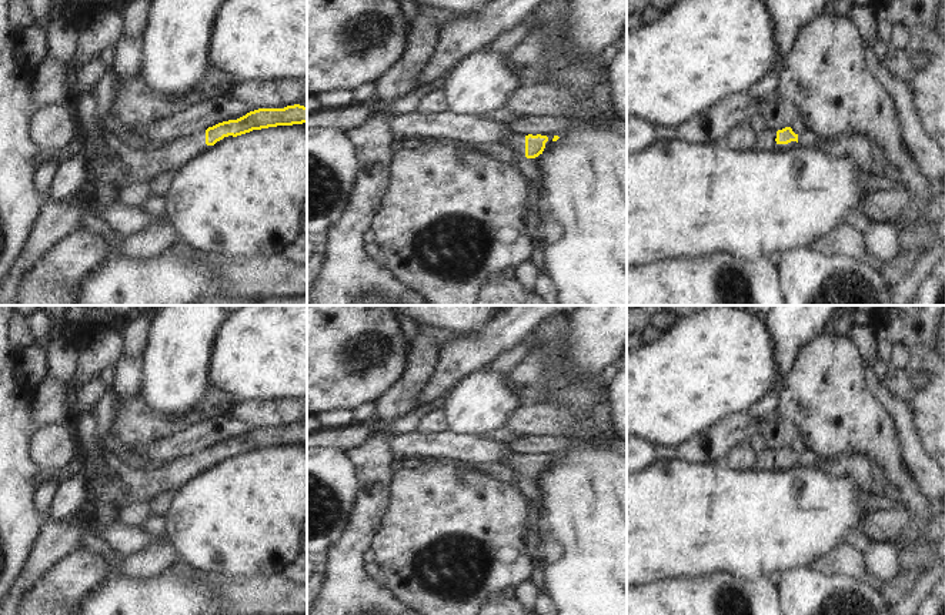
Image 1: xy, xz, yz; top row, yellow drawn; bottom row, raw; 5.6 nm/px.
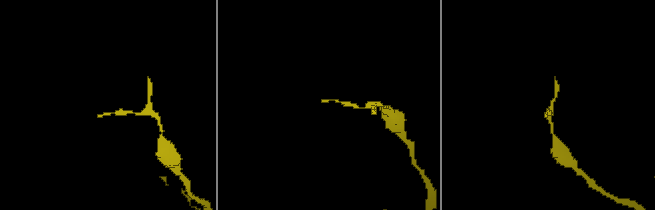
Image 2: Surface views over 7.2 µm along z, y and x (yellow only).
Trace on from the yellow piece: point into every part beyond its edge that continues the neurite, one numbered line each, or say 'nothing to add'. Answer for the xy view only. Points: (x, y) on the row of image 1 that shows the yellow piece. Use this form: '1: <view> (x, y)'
1: xy (139, 166)

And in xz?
1: xz (517, 143)

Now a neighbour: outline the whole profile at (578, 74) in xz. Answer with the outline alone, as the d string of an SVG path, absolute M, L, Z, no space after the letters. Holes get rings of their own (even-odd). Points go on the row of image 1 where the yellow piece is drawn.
M558 43L548 46L550 63L557 66L558 70L551 74L550 80L564 83L570 88L587 88L597 83L598 74L601 73L600 56L590 63L567 64L567 57Z

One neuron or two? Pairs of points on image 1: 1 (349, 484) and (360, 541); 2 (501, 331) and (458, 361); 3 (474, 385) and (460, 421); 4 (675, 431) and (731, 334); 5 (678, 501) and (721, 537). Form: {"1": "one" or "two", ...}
{"1": "two", "2": "one", "3": "one", "4": "one", "5": "one"}

